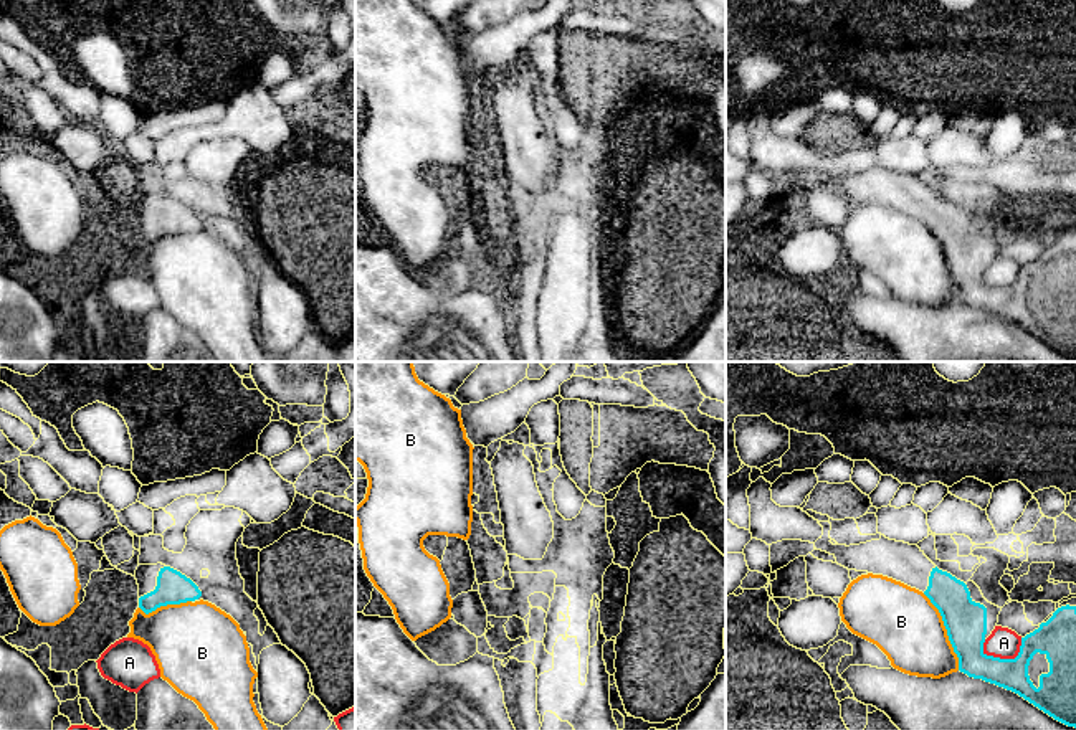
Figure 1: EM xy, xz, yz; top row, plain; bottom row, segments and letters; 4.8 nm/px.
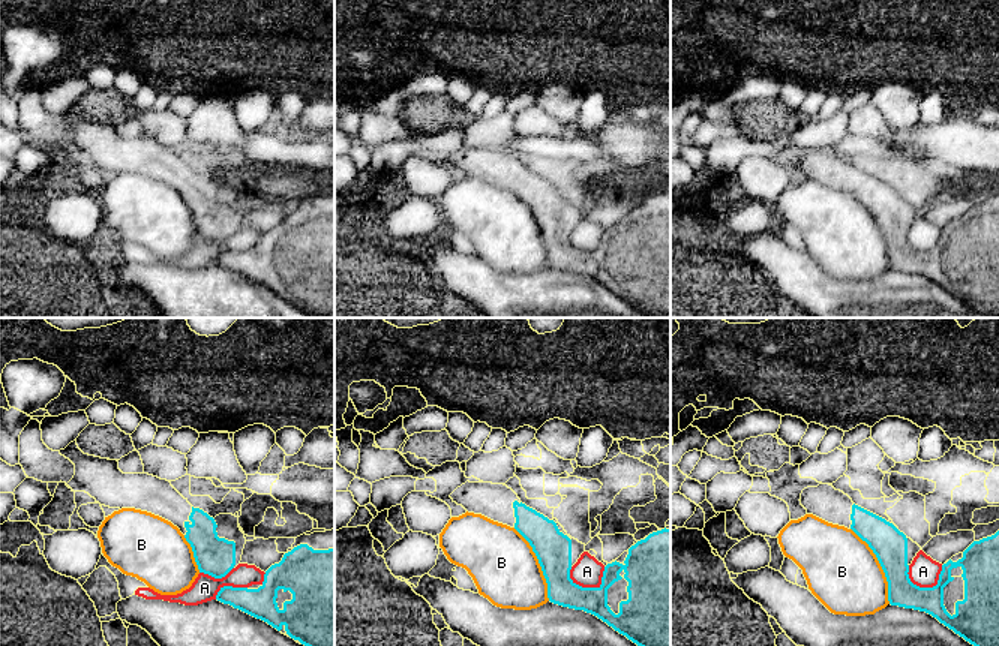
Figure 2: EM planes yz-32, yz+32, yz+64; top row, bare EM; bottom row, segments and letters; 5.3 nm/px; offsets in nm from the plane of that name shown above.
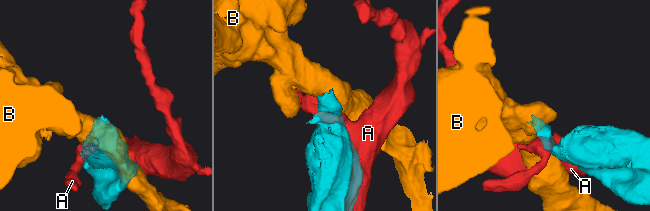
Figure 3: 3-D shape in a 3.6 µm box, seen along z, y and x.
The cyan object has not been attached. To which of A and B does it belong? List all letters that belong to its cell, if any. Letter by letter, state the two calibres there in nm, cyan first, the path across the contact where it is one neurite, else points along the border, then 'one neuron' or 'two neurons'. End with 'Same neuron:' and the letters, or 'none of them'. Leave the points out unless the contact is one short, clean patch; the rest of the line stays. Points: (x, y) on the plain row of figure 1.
A: calibres 190 and 150 nm; two neurons
B: calibres 200 and 340 nm; two neurons
Same neuron: none of them

